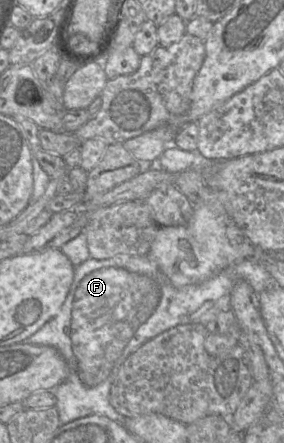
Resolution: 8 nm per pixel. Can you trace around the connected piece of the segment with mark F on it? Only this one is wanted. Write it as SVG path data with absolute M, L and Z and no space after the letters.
M85 232L60 249L75 266L73 283L57 315L25 342L55 348L67 364L67 379L54 389L60 426L89 415L101 415L123 424L126 418L110 404L109 393L126 358L152 338L173 327L189 323L206 326L210 322L208 310L213 306L212 302L221 300L225 295L230 296L234 284L241 279L232 275L232 267L228 267L203 282L174 287L157 264L147 256L116 255L105 260L90 258Z

